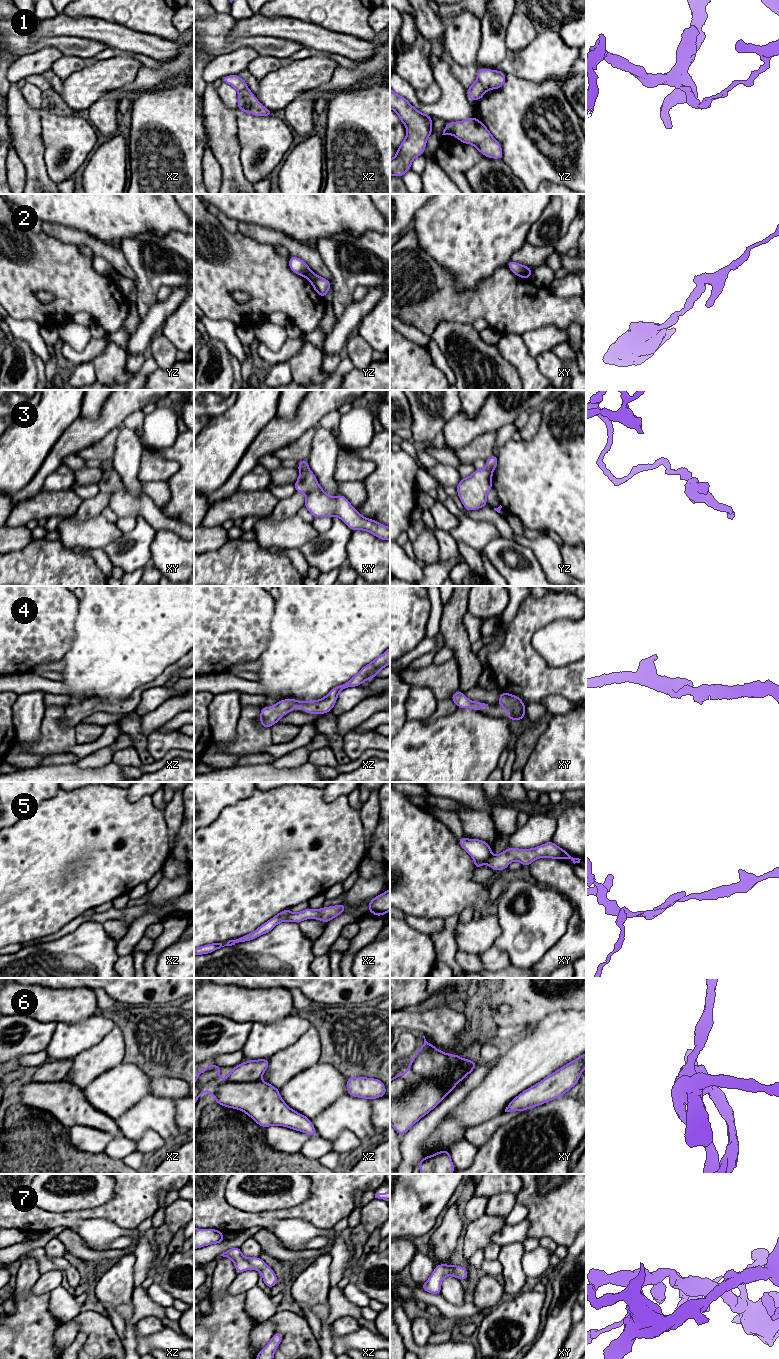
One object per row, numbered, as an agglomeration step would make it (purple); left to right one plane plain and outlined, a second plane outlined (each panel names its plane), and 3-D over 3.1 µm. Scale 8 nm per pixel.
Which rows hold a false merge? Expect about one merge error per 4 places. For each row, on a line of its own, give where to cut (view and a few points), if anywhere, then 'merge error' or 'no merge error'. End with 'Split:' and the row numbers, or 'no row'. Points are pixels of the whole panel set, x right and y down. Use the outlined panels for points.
1: yz (477, 78), (485, 91) | merge error
2: yz (311, 271), (307, 278) | merge error
3: xy (308, 467), (300, 471) | merge error
4: no cut | no merge error
5: no cut | no merge error
6: no cut | no merge error
7: no cut | no merge error
Split: 1, 2, 3

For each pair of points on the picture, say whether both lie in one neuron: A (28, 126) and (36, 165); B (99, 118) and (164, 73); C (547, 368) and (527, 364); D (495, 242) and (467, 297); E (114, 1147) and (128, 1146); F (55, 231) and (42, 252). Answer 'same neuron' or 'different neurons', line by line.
A: same neuron
B: same neuron
C: different neurons
D: different neurons
E: same neuron
F: different neurons

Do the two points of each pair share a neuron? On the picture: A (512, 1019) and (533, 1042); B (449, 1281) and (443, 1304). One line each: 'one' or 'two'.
A: two
B: two

